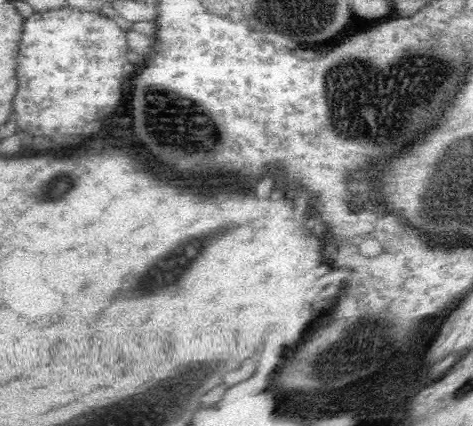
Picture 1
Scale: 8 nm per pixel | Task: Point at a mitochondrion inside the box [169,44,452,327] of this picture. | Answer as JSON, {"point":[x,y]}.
{"point":[379,107]}

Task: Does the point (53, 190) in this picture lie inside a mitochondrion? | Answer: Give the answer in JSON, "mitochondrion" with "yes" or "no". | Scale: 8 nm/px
{"mitochondrion":"yes"}

